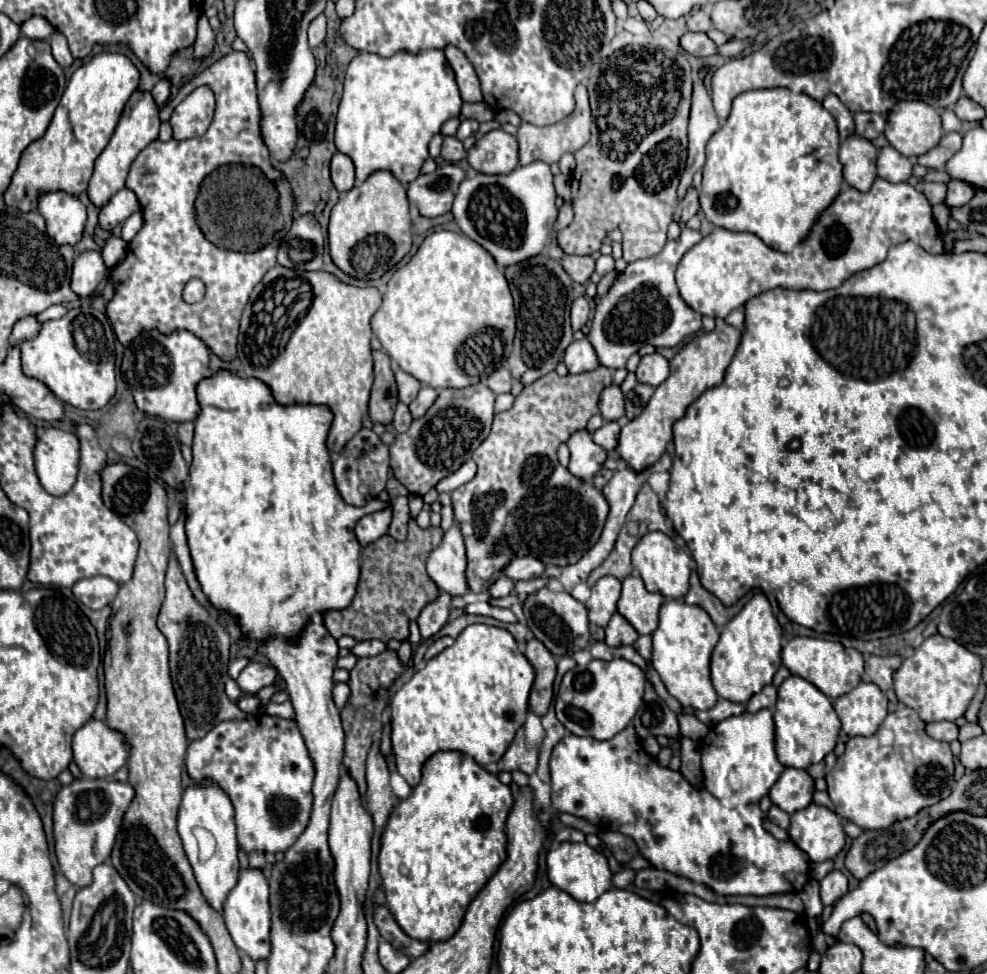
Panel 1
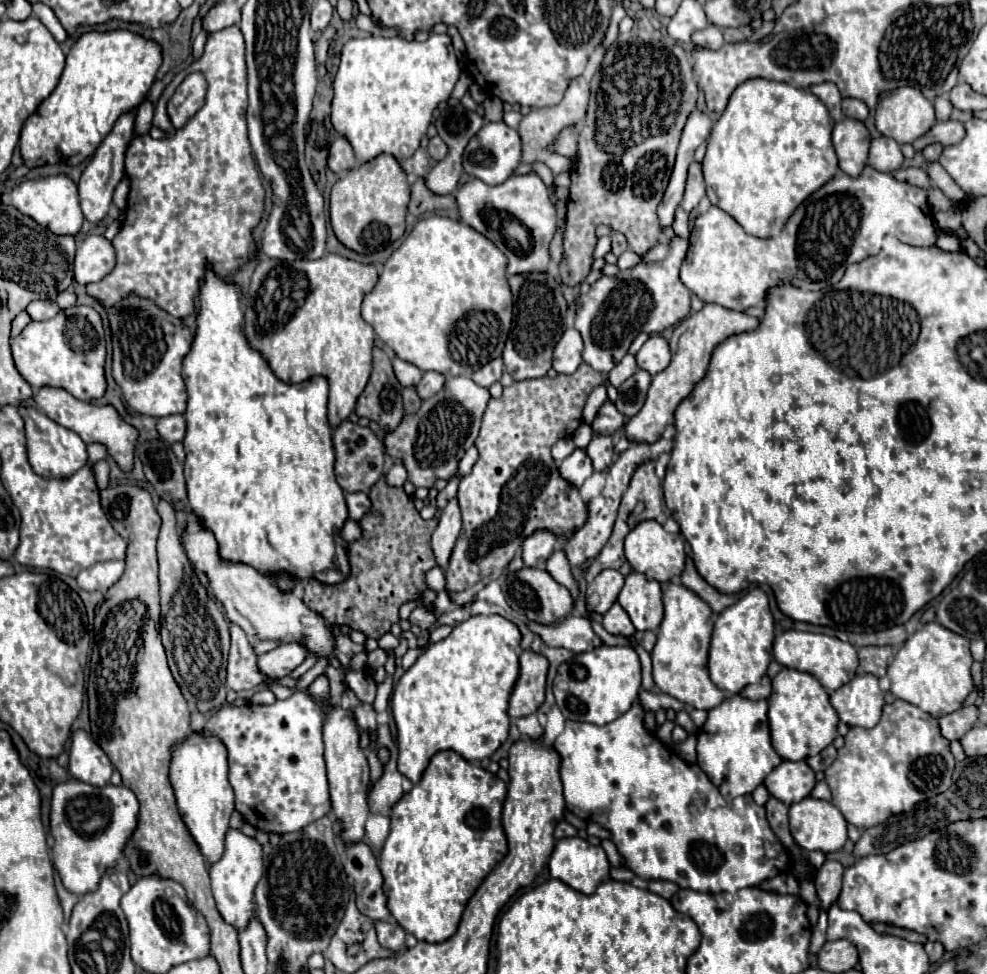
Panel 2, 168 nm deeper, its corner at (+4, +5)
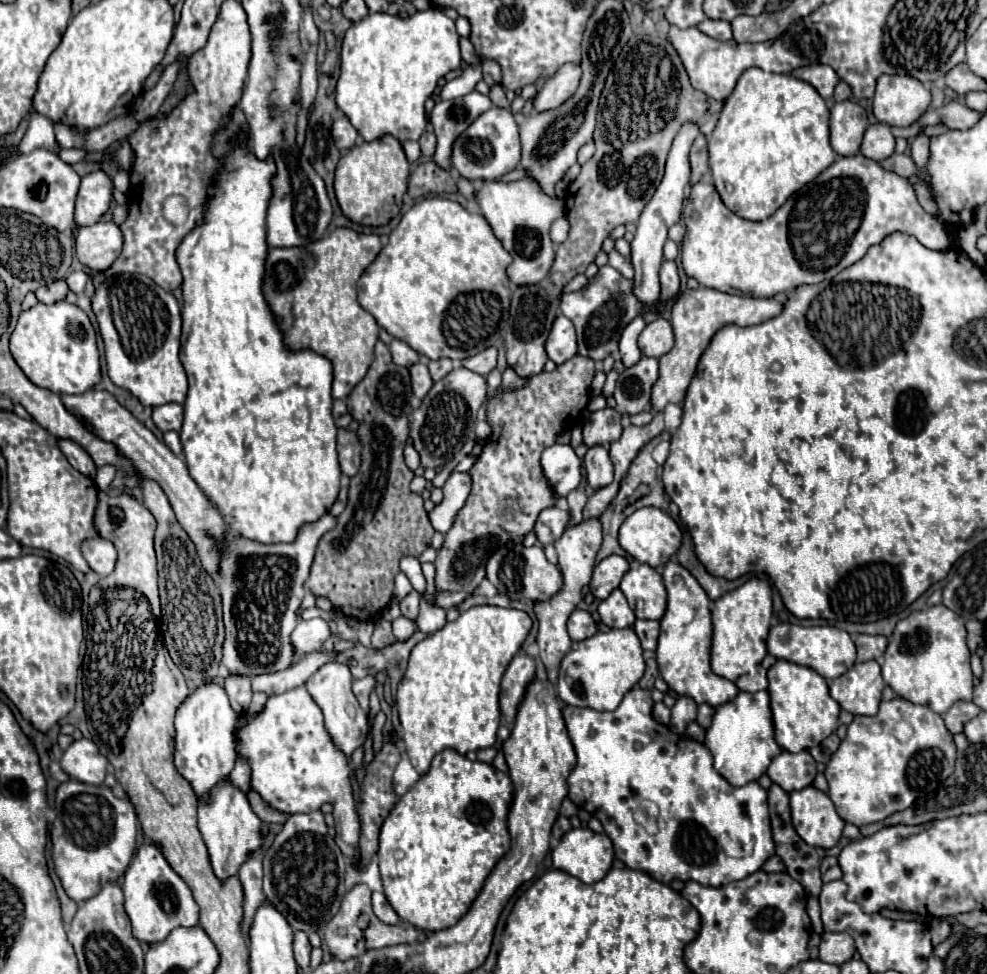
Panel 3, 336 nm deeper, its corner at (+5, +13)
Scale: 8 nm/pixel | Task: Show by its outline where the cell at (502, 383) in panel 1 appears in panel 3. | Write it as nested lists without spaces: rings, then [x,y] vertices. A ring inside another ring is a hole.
[[[486,348],[470,358],[464,358],[462,366],[472,372],[478,372],[482,376],[488,376],[488,372],[496,366],[496,348]]]

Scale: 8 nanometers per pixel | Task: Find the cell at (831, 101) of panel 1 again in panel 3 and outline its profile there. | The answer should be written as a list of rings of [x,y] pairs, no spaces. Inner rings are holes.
[[[810,64],[810,66],[796,68],[792,72],[792,76],[800,78],[800,80],[804,80],[808,84],[812,84],[822,98],[830,98],[832,92],[834,92],[834,86],[838,84],[838,76],[826,64]]]

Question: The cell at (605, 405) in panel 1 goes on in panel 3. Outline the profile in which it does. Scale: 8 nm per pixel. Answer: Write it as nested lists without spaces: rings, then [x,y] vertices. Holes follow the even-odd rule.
[[[604,408],[598,412],[592,412],[588,418],[588,424],[582,428],[584,444],[598,446],[598,444],[612,444],[620,438],[622,426],[620,426],[620,414],[612,408]]]

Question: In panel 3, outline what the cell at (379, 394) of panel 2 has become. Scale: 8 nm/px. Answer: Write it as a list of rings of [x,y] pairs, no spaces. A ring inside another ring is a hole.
[[[378,340],[376,358],[368,374],[346,398],[350,416],[358,420],[356,434],[362,444],[362,464],[356,476],[358,480],[352,480],[358,484],[348,486],[348,504],[344,512],[336,518],[336,526],[320,538],[316,560],[312,564],[310,578],[306,582],[308,590],[312,590],[316,596],[328,598],[338,612],[344,612],[346,616],[358,618],[364,622],[366,620],[374,622],[380,616],[380,612],[386,608],[386,604],[390,602],[392,590],[394,590],[394,576],[400,572],[398,562],[404,556],[420,556],[434,534],[434,528],[424,510],[422,496],[410,490],[410,480],[414,478],[414,472],[404,464],[404,456],[402,456],[406,440],[408,440],[408,432],[410,432],[408,428],[410,414],[412,414],[410,398],[412,398],[412,386],[410,386],[408,368],[396,366],[390,358],[388,346],[382,340]]]

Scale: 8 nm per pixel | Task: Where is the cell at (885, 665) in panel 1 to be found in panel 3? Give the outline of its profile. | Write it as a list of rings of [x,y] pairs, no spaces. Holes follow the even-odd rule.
[[[858,634],[854,640],[858,648],[858,662],[868,662],[868,660],[880,660],[886,646],[888,638],[886,636],[868,636],[868,634]]]

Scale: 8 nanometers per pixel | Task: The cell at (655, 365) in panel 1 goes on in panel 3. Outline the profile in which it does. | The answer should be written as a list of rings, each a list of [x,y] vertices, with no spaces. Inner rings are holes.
[[[656,318],[654,322],[646,324],[646,328],[642,330],[642,334],[638,338],[638,346],[644,356],[660,358],[674,346],[672,324],[664,318]]]

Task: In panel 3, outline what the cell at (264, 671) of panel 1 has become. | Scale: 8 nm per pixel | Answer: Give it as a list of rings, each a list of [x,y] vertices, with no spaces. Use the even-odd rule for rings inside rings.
[[[322,618],[300,620],[300,624],[296,626],[296,630],[292,634],[294,650],[298,650],[298,656],[312,652],[312,650],[318,650],[330,638],[330,634],[332,634],[330,626]]]

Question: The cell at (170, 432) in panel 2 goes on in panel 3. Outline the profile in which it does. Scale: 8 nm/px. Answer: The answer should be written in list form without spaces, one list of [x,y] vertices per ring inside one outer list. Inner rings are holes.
[[[172,402],[156,406],[152,418],[162,432],[166,432],[166,430],[176,430],[178,432],[182,428],[182,406],[172,404]]]

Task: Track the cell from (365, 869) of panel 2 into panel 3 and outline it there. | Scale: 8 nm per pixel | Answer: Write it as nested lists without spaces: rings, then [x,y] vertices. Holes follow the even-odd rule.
[[[304,686],[280,696],[270,696],[264,710],[238,730],[236,752],[250,762],[252,790],[256,790],[272,808],[300,814],[318,810],[326,802],[332,804],[336,816],[336,844],[350,862],[358,860],[360,822],[356,814],[354,784],[350,780],[350,760],[332,742],[324,728],[322,710],[318,710]]]

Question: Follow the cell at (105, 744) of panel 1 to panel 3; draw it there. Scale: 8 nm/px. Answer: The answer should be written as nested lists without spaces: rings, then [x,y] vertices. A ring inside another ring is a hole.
[[[86,738],[76,740],[68,746],[60,760],[62,770],[84,784],[102,784],[108,772],[108,760],[100,754],[98,746]]]

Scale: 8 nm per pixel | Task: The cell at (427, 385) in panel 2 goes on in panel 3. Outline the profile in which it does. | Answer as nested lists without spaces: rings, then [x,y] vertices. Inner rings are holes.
[[[440,358],[440,360],[432,360],[428,362],[428,368],[430,368],[430,376],[434,382],[442,380],[452,368],[454,368],[454,360],[450,358]]]

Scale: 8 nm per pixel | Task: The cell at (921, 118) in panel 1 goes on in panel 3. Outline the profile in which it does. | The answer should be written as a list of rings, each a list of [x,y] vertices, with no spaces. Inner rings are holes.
[[[884,74],[876,82],[874,116],[888,126],[910,126],[930,106],[930,92],[910,76]]]

